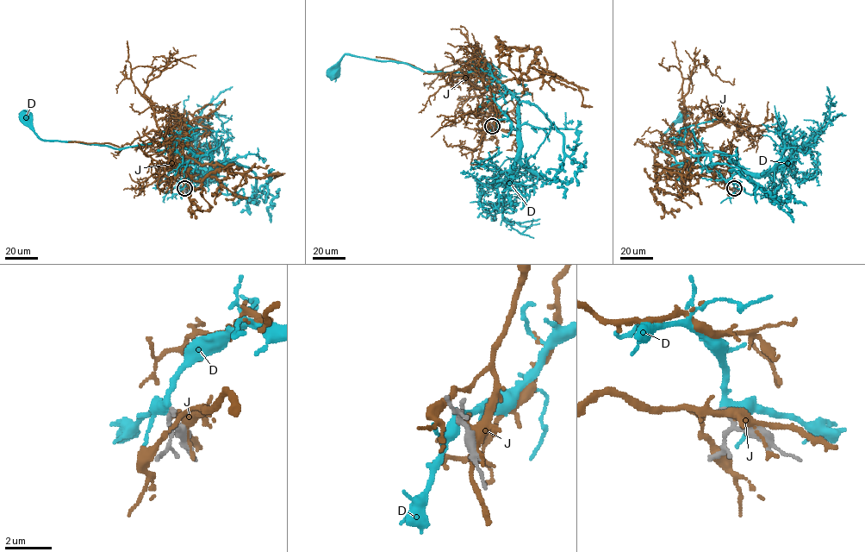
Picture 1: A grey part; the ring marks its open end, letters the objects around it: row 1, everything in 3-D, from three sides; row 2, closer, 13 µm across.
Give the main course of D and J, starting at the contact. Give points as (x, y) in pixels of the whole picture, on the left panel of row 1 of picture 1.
D: (184, 188), (208, 171), (210, 152), (195, 155), (183, 146), (164, 142), (115, 148), (40, 140), (22, 119)
J: (184, 189), (189, 188), (185, 157), (237, 169), (211, 172), (191, 191), (191, 212), (211, 208)

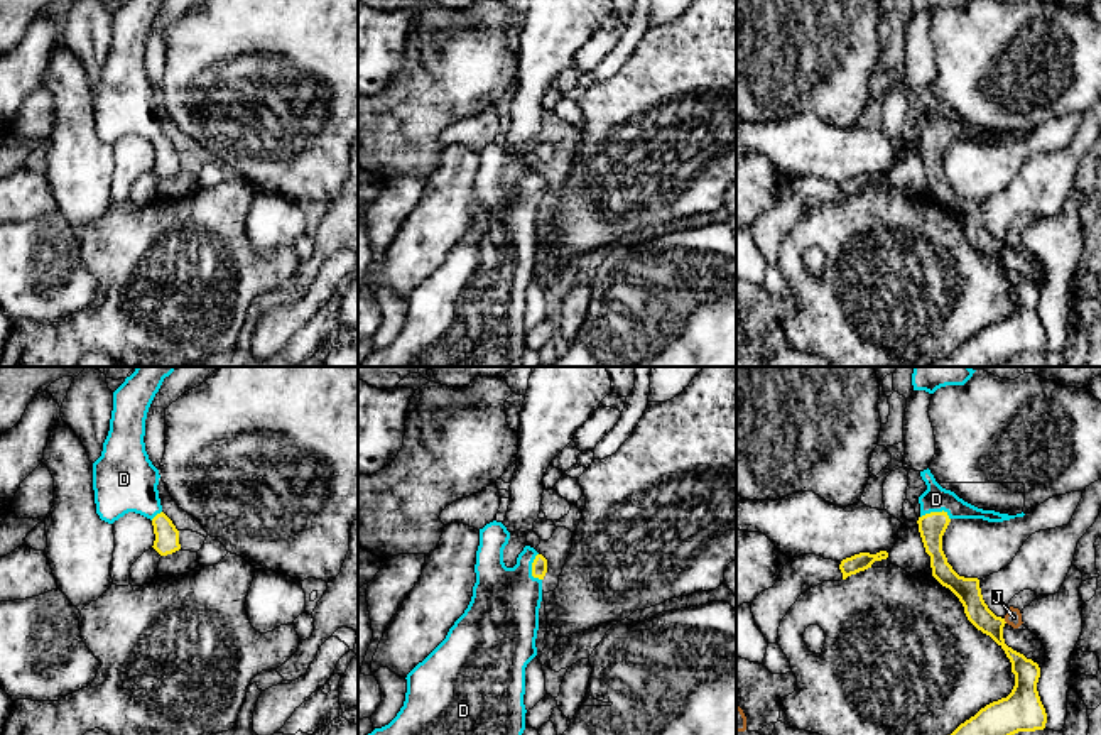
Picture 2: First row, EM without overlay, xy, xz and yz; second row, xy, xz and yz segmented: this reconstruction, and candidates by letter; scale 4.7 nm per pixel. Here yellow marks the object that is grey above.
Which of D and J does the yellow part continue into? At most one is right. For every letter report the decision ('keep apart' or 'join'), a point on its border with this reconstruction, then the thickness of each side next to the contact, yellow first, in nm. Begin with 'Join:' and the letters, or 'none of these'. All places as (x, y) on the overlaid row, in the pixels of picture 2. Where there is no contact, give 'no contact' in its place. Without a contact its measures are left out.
Join: D
D: join; contact yz (934, 512); calibres 130 and 130 nm
J: keep apart; contact yz (1003, 620); calibres 120 and 80 nm

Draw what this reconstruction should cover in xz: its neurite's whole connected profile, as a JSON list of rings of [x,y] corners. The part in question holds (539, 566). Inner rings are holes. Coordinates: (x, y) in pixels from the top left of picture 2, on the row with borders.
[[[502,522],[480,529],[476,551],[476,583],[464,613],[449,629],[446,639],[407,674],[405,701],[397,716],[368,735],[522,735],[525,730],[525,667],[537,656],[539,608],[547,559],[525,546],[513,568],[503,563],[510,532]]]

